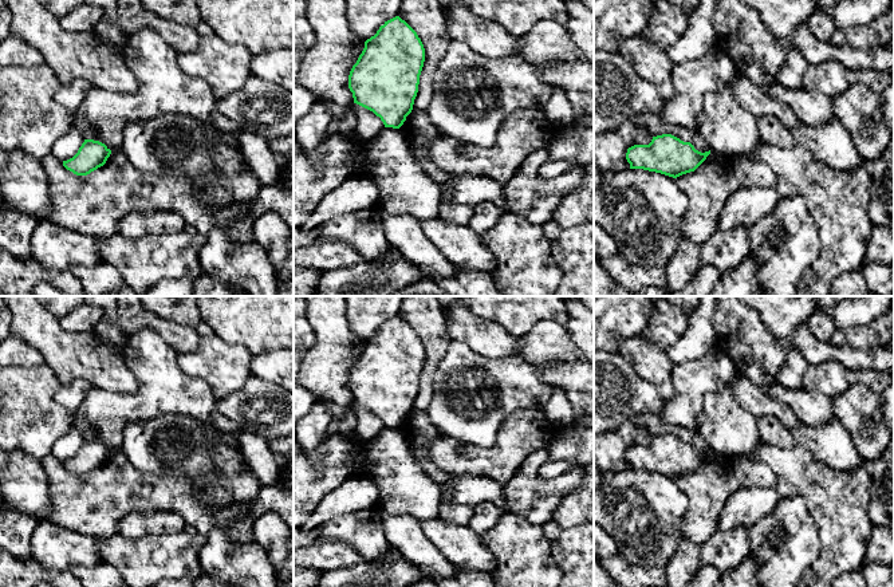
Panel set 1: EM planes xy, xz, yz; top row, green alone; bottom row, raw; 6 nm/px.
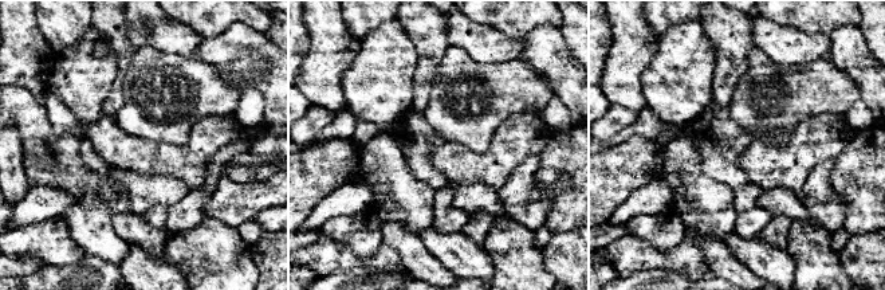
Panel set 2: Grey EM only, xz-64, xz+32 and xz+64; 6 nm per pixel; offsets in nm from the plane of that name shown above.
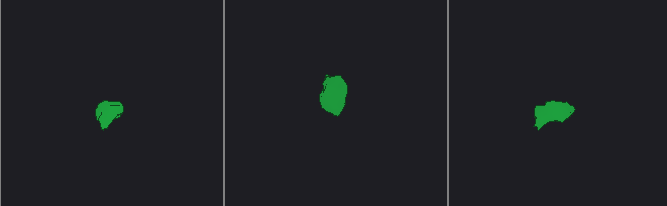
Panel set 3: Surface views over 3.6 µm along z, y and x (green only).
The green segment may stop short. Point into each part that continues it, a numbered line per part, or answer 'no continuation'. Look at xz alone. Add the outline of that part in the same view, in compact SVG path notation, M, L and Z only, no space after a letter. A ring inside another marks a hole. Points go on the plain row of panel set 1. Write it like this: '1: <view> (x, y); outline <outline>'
no continuation

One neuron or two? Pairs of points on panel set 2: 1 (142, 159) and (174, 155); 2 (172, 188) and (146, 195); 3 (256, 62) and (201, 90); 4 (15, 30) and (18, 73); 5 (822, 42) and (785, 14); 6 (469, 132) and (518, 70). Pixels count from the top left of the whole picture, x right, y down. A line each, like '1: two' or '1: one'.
1: one
2: one
3: two
4: one
5: two
6: one

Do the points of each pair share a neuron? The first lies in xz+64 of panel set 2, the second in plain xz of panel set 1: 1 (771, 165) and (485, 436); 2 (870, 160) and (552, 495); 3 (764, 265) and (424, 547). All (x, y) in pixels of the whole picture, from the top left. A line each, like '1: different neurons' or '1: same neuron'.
1: different neurons
2: different neurons
3: different neurons

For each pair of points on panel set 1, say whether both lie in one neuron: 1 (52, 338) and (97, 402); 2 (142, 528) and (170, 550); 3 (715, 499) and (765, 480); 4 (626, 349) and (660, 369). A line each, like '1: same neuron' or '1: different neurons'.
1: different neurons
2: different neurons
3: same neuron
4: same neuron

